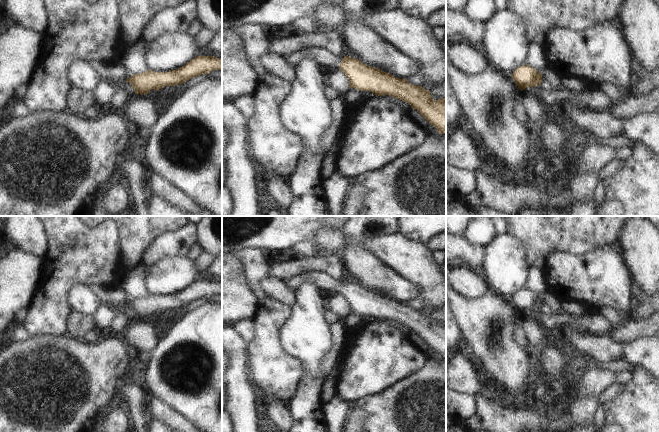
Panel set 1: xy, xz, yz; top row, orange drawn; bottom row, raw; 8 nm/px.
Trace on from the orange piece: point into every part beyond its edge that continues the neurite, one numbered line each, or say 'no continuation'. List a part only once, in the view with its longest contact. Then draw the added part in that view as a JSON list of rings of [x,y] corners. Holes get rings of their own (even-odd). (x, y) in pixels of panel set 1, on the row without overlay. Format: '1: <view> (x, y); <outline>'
no continuation

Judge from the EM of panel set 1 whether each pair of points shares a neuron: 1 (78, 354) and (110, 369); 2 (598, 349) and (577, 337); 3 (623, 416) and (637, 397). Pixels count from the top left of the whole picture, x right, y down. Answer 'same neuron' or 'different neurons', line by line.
1: same neuron
2: same neuron
3: same neuron

